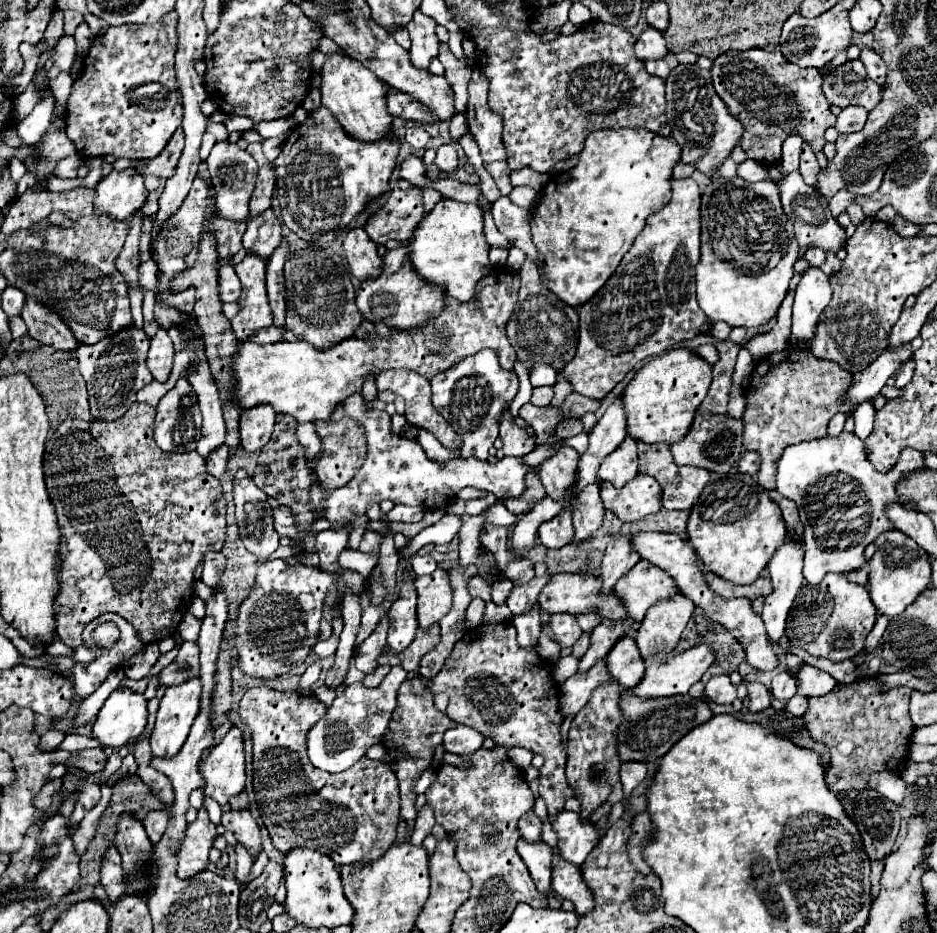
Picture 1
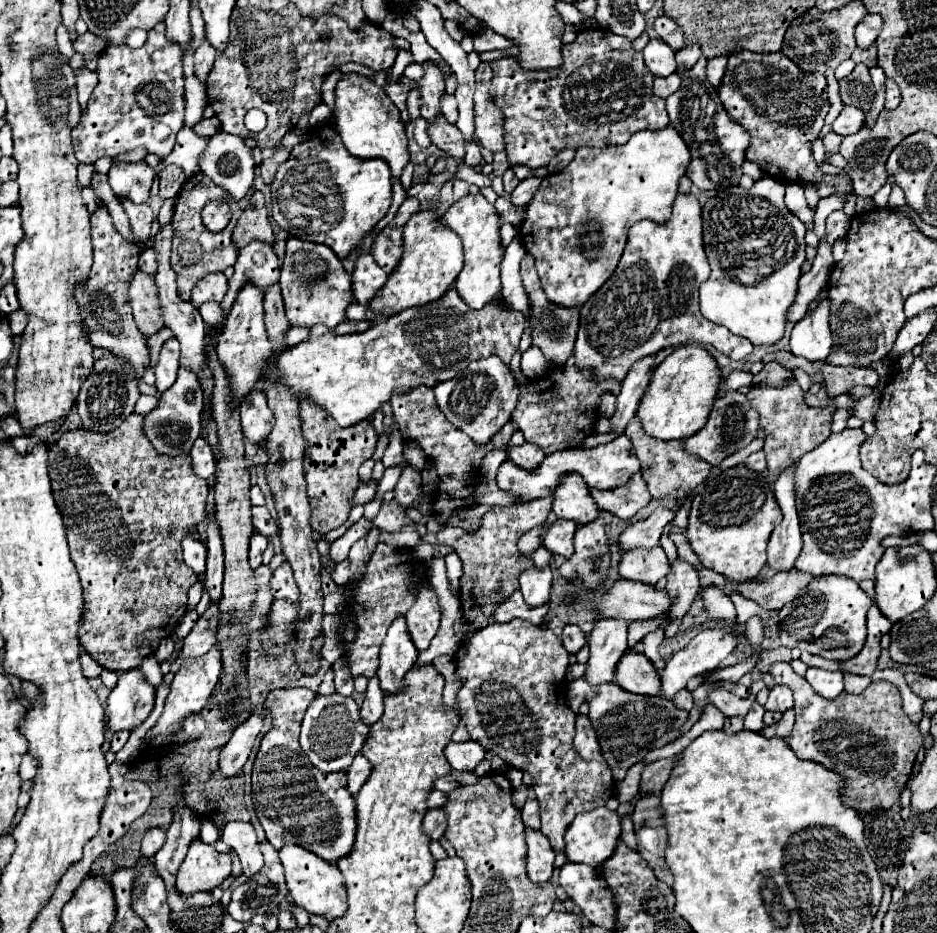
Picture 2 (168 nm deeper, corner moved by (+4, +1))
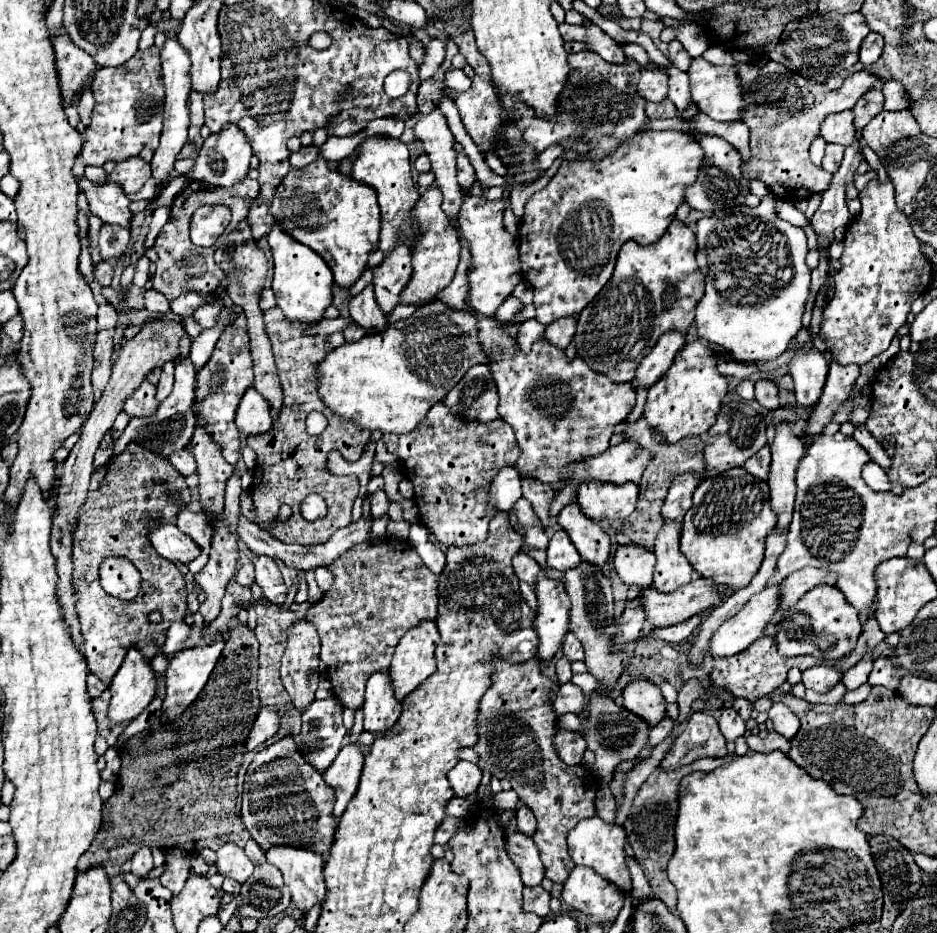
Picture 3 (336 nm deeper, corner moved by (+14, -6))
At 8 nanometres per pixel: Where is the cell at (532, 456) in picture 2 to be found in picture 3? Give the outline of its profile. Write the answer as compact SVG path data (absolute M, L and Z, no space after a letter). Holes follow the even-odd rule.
M522 479L522 493L530 501L534 513L540 519L542 529L550 527L550 505L554 501L554 489L550 485L540 483L538 479Z

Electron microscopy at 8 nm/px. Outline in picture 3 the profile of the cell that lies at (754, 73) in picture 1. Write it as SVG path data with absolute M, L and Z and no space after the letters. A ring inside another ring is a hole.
M768 61L764 67L738 63L736 69L740 73L744 101L748 105L748 109L744 109L742 123L750 127L752 149L752 159L742 163L744 177L760 179L768 185L772 195L790 203L806 199L814 193L824 193L830 187L832 173L826 173L810 161L810 145L818 135L820 121L824 121L826 115L852 109L866 91L872 87L882 89L884 81L868 71L858 71L848 75L840 89L828 89L826 85L814 79L804 79L774 61Z

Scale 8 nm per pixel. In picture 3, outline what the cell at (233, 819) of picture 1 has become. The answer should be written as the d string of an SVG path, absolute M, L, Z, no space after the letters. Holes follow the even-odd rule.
M226 843L216 853L218 853L216 869L218 869L220 875L230 877L230 879L234 879L238 883L244 883L252 875L254 865L238 845Z

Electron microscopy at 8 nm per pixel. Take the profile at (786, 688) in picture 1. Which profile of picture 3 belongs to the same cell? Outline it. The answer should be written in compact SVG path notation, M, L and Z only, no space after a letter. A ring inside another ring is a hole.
M774 703L768 711L768 717L774 723L774 731L786 739L792 739L800 729L798 717L784 703Z

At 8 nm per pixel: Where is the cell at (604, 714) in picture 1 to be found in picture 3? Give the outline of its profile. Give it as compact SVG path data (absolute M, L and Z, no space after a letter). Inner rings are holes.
M556 729L554 747L556 747L558 757L560 757L566 765L580 765L580 763L582 763L582 755L584 755L584 751L586 751L586 741L584 741L582 735L576 733L576 731Z

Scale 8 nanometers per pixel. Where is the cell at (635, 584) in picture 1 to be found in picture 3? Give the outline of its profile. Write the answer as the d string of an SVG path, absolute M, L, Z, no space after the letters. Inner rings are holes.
M622 545L614 553L614 569L626 585L650 587L654 565L654 553L638 545Z

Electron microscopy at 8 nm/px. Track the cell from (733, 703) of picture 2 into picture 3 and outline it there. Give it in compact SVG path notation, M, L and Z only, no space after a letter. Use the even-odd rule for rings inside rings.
M730 707L730 709L722 709L722 715L718 719L720 723L720 731L728 741L738 739L740 735L744 735L744 719Z

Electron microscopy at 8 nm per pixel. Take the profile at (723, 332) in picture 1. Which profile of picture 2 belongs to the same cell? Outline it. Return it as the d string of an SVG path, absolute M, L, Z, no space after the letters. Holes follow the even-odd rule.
M678 194L668 222L658 224L652 220L640 220L630 228L628 242L618 262L618 268L614 270L610 280L604 282L602 288L596 294L592 294L588 302L580 308L580 330L574 348L574 358L580 372L596 382L604 382L610 378L622 382L638 360L654 356L658 350L666 346L696 342L696 344L712 344L718 350L720 344L716 340L720 340L720 336L726 338L730 330L702 318L700 314L698 286L708 276L710 272L702 246L702 218L698 198L694 194Z

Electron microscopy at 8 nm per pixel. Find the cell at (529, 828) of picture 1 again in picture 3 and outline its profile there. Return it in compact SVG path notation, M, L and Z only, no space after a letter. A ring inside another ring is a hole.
M526 805L516 811L516 823L518 823L518 831L524 835L532 837L536 833L536 817Z

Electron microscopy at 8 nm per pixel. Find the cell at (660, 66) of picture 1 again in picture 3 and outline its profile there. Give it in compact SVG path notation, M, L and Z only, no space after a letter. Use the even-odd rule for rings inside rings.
M668 99L668 101L662 101L660 105L646 103L646 115L648 115L650 119L670 119L670 117L676 117L678 111L676 111L674 103Z

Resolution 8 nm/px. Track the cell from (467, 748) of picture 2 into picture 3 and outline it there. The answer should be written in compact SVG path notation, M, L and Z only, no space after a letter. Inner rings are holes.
M460 761L448 773L448 781L450 781L456 797L468 797L468 795L476 793L478 785L482 781L482 771L478 765L474 765L470 761Z

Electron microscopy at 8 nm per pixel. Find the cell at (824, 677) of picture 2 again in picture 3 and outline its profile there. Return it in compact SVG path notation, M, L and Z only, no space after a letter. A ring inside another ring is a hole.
M816 665L802 673L802 683L806 685L806 689L814 689L816 693L828 693L840 681L842 681L842 671L838 667Z

